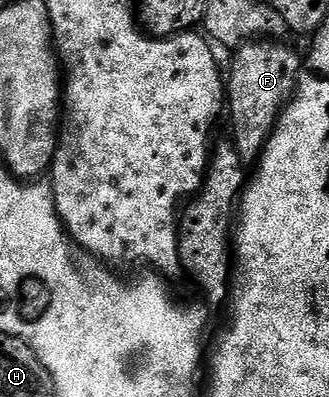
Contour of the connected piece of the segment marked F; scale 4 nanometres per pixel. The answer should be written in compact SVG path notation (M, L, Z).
M275 38L252 40L234 53L231 69L225 72L225 112L231 115L231 133L229 139L234 144L237 154L244 162L258 161L259 155L271 136L271 131L279 121L283 109L295 95L295 86L299 83L301 56L294 52L289 45Z

